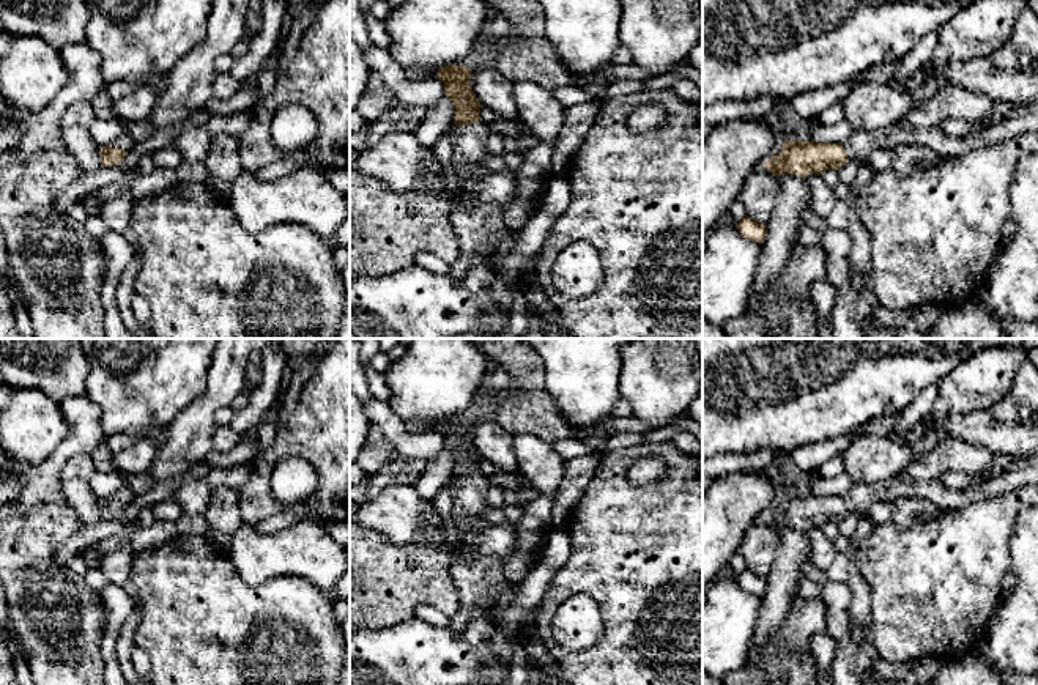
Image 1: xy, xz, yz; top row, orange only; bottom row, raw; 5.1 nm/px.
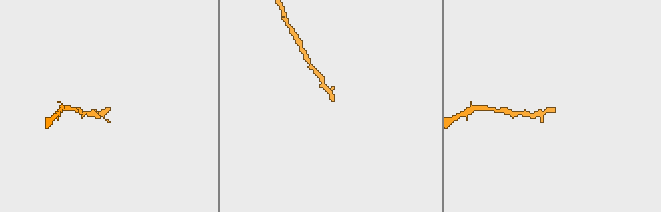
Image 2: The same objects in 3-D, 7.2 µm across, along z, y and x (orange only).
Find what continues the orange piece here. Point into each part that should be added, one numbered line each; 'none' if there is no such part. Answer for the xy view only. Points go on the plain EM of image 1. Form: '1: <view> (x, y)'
1: xy (125, 493)

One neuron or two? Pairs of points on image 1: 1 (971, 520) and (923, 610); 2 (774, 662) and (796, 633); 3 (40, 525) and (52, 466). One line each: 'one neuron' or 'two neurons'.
1: one neuron
2: one neuron
3: one neuron

